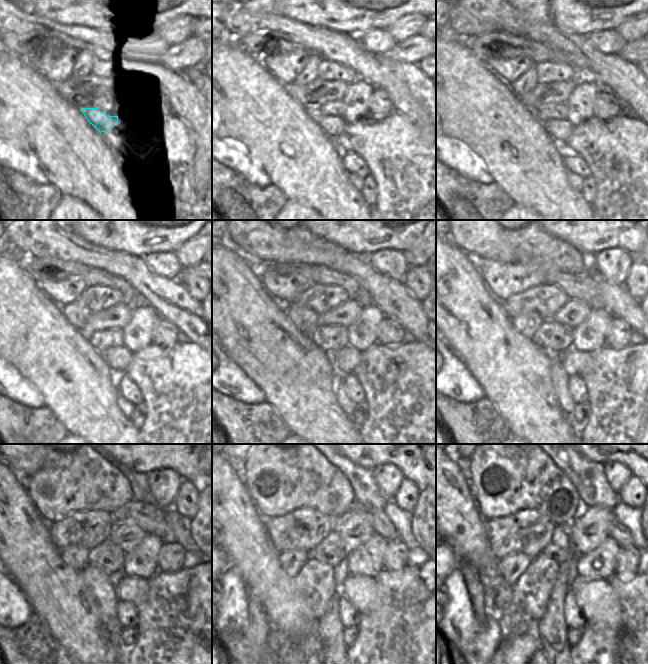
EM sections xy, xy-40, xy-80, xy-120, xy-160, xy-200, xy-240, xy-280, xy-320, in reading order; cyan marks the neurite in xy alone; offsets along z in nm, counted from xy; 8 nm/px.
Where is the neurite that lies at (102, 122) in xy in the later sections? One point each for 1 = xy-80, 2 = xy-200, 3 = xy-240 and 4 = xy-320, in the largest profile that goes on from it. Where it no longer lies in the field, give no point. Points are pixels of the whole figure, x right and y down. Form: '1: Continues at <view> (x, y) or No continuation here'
1: Continues at xy-80 (560, 130)
2: Continues at xy-200 (573, 361)
3: Continues at xy-240 (134, 589)
4: Continues at xy-320 (597, 600).

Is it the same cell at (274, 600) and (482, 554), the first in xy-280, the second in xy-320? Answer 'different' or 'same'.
same

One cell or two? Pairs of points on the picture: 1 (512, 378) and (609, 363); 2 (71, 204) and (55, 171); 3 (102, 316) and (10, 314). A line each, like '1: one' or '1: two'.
1: two
2: two
3: two

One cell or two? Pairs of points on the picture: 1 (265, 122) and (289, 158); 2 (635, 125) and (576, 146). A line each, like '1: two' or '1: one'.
1: one
2: one

